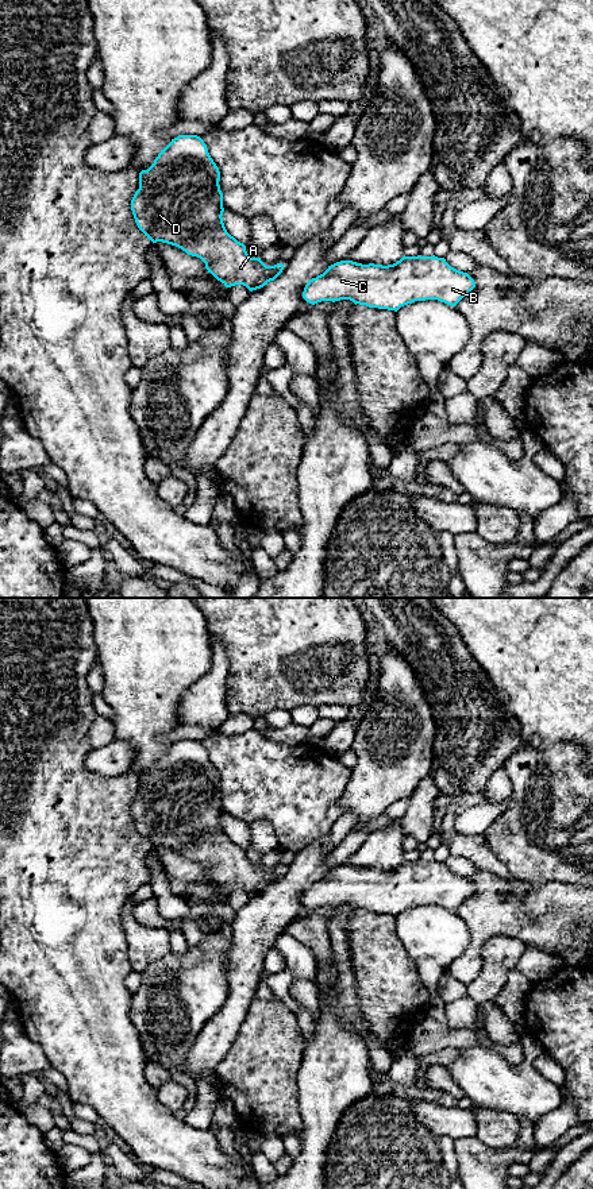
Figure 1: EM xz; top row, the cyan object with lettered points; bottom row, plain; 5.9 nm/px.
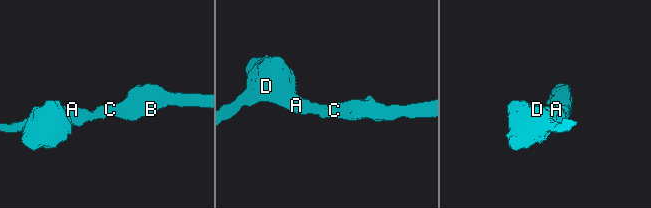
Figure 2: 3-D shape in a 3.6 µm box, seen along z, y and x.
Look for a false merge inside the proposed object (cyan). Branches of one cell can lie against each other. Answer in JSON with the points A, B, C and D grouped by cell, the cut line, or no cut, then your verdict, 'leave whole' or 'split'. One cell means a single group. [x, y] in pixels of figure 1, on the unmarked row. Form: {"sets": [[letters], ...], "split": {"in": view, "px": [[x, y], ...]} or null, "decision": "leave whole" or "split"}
{"sets": [["A", "B", "C", "D"]], "split": null, "decision": "leave whole"}

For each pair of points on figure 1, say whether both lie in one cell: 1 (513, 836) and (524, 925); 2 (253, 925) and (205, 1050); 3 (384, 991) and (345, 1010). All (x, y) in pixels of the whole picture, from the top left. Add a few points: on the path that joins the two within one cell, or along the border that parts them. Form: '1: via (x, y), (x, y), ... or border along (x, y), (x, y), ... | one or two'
1: border along (561, 881), (546, 881), (530, 887) | two
2: via (247, 956), (241, 995), (228, 1019) | one
3: border along (353, 972), (358, 1007), (362, 1014) | two

